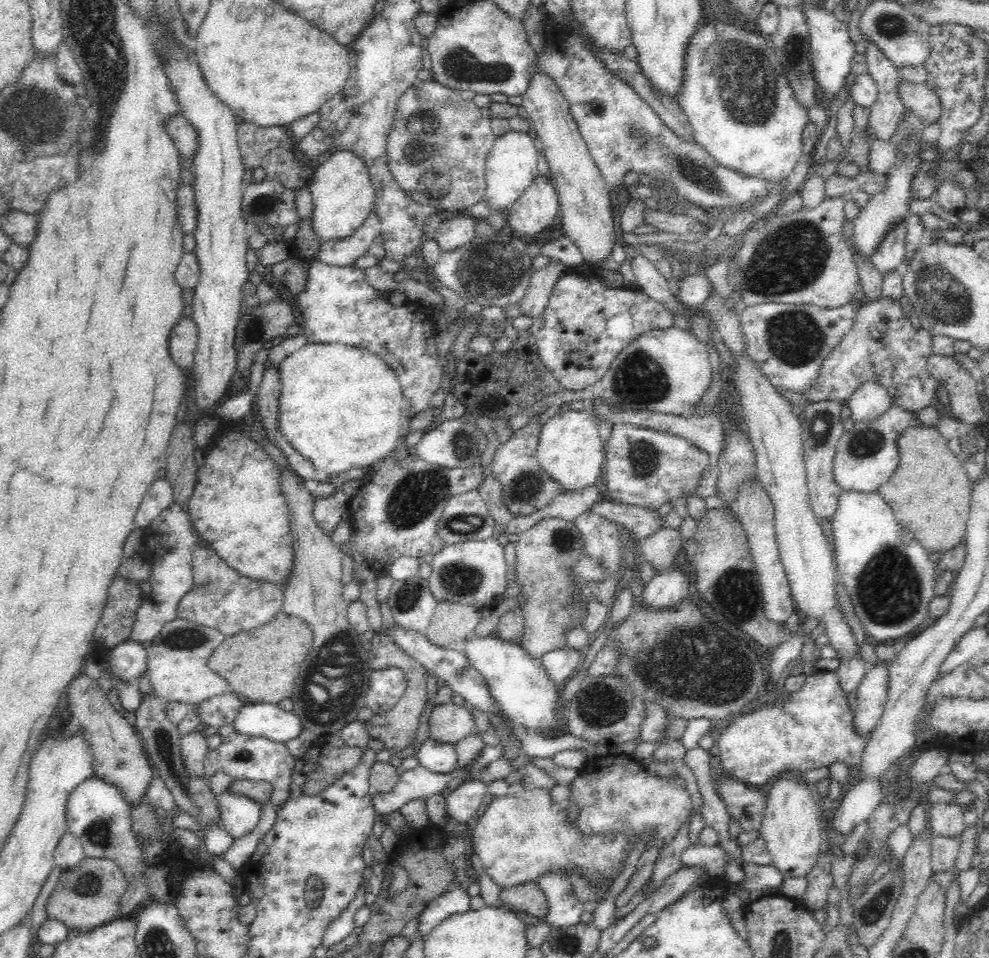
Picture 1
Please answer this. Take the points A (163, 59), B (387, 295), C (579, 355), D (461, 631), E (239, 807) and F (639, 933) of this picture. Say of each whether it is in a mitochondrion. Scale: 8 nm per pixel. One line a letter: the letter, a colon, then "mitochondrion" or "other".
A: other
B: other
C: mitochondrion
D: other
E: other
F: other

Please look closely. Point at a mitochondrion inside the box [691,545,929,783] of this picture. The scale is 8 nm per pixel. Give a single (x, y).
(734, 596)

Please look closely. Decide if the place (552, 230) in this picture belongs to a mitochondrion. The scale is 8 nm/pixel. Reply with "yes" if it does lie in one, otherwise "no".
no

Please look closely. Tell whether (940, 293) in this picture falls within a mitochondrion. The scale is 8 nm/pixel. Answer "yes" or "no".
yes

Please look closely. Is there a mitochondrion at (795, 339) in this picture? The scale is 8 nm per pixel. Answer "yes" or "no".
yes

